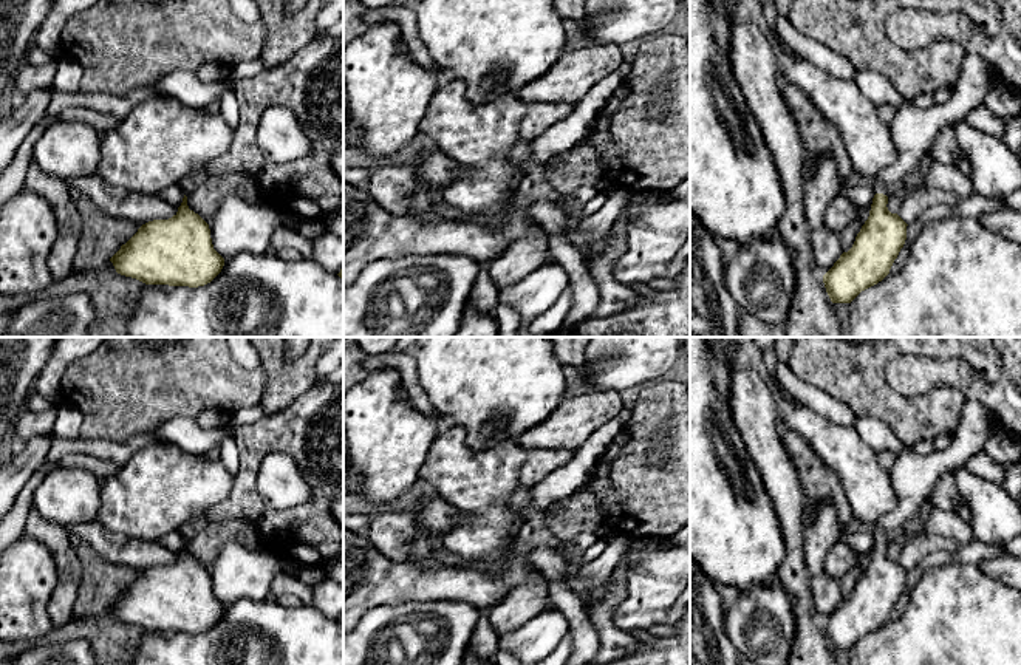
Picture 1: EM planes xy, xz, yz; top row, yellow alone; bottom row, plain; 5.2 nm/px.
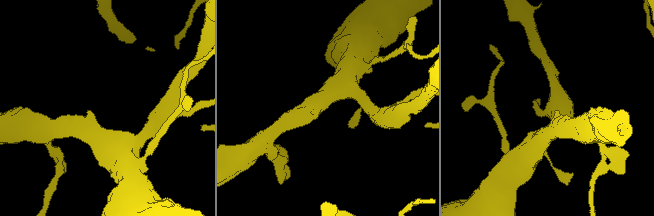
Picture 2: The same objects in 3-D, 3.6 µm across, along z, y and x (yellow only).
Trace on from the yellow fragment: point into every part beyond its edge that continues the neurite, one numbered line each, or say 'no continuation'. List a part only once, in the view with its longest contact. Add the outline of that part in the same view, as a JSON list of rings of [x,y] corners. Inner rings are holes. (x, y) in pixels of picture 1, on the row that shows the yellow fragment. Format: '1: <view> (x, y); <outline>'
1: yz (913, 130); [[[965,54],[958,82],[947,102],[917,108],[911,101],[905,101],[888,124],[897,158],[893,165],[877,175],[876,193],[888,196],[893,187],[902,186],[910,173],[928,162],[931,144],[939,130],[962,121],[979,104],[984,104],[995,84],[996,77],[990,63],[978,54]]]

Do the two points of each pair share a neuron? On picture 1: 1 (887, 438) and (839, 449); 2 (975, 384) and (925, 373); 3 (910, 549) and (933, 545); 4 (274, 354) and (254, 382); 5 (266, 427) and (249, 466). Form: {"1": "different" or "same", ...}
{"1": "different", "2": "same", "3": "same", "4": "different", "5": "same"}

